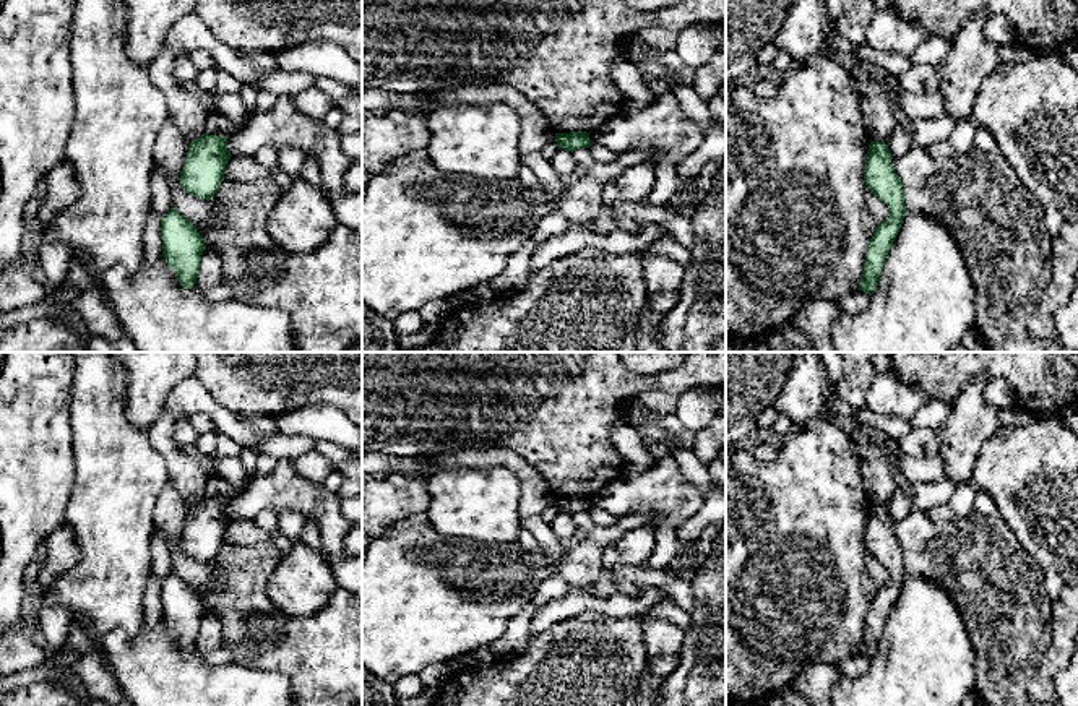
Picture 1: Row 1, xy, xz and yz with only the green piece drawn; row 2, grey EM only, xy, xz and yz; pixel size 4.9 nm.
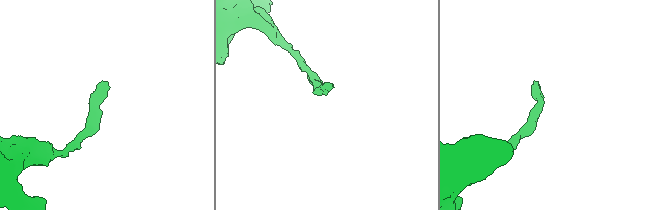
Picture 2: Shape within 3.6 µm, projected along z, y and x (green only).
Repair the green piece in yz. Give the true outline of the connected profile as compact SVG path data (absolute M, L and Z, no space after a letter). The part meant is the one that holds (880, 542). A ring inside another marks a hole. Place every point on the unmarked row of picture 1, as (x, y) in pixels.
M870 503L864 545L888 570L888 581L877 589L869 605L865 628L859 644L859 654L872 659L880 646L883 625L906 578L903 547L891 529L891 518L883 505Z

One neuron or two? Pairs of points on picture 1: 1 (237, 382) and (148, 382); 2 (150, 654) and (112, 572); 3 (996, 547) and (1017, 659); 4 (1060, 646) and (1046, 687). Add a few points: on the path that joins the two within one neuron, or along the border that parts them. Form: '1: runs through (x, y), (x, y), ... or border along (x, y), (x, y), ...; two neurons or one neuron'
1: border along (195, 369), (192, 374); two neurons
2: border along (143, 627), (132, 635), (122, 630), (101, 633); two neurons
3: runs through (996, 575), (996, 583), (1009, 614), (1010, 632); one neuron
4: runs through (1057, 656), (1046, 677); one neuron

